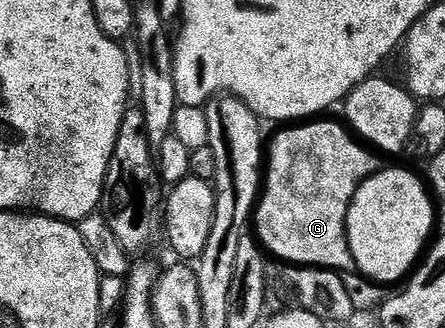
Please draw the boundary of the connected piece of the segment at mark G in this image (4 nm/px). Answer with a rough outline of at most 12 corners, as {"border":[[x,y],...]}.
{"border":[[323,120],[270,138],[253,229],[351,271],[347,212],[381,162]]}

